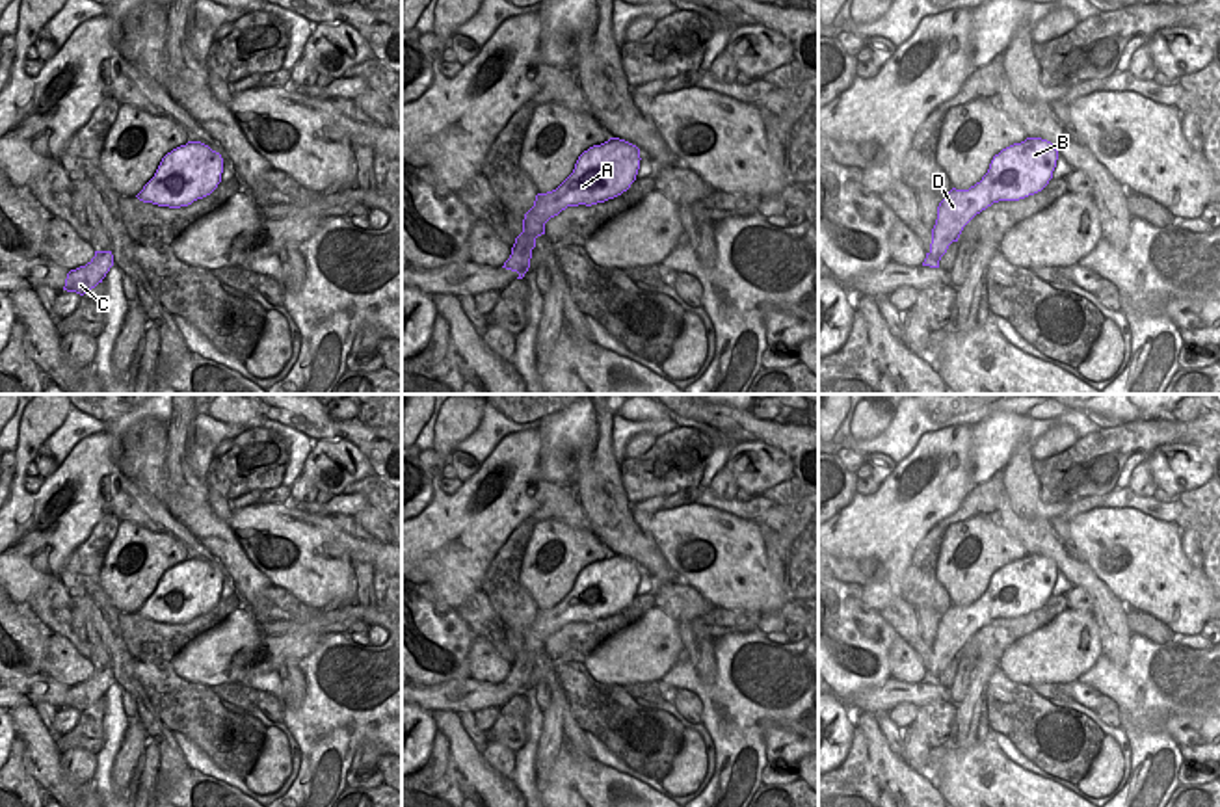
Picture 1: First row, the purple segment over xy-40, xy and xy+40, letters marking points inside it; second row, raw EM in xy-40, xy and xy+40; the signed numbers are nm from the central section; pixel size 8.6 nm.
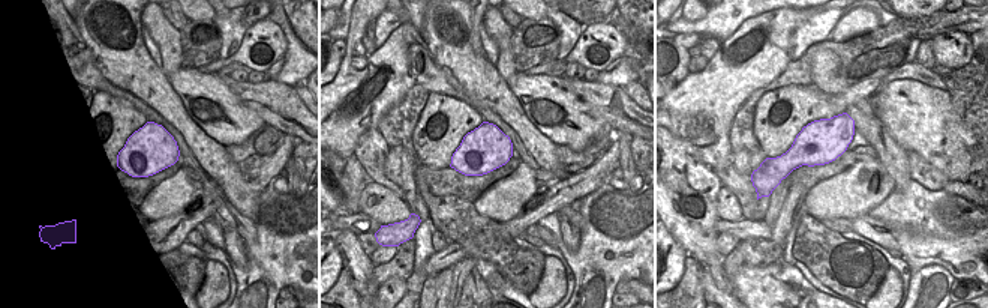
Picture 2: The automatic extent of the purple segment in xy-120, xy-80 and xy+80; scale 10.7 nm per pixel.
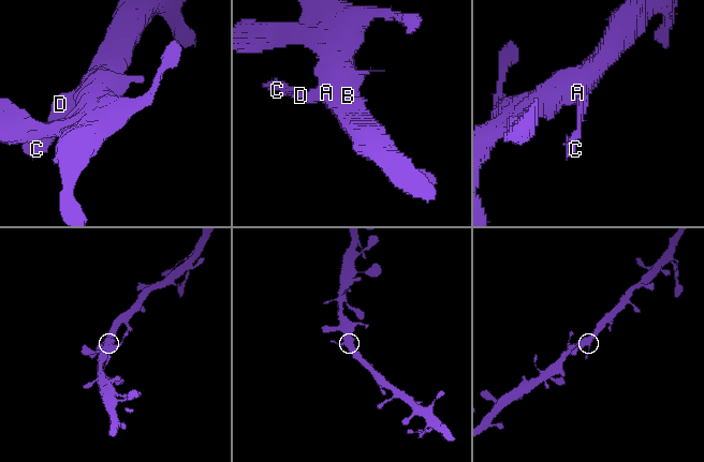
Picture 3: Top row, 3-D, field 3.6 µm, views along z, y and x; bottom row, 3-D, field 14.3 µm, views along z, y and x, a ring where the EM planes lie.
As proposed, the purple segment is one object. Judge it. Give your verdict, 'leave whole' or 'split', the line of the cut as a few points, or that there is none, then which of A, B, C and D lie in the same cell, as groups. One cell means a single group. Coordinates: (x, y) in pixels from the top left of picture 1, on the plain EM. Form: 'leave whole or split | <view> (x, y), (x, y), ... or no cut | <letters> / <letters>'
leave whole | no cut | A B C D

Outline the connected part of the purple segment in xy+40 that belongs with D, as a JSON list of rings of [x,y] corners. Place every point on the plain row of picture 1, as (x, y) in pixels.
[[[1027,554],[993,573],[988,589],[969,606],[952,604],[937,623],[930,668],[922,682],[939,684],[941,673],[958,658],[963,643],[999,617],[1019,617],[1041,608],[1053,595],[1058,567],[1041,554]]]

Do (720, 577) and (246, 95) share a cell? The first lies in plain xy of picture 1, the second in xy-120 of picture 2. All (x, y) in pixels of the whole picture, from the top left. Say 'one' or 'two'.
two

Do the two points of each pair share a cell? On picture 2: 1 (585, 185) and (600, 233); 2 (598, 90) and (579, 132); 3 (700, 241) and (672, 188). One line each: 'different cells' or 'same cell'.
1: different cells
2: different cells
3: same cell

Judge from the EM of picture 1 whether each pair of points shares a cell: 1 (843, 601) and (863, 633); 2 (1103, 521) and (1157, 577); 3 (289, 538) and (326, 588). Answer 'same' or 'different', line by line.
1: same
2: same
3: same

